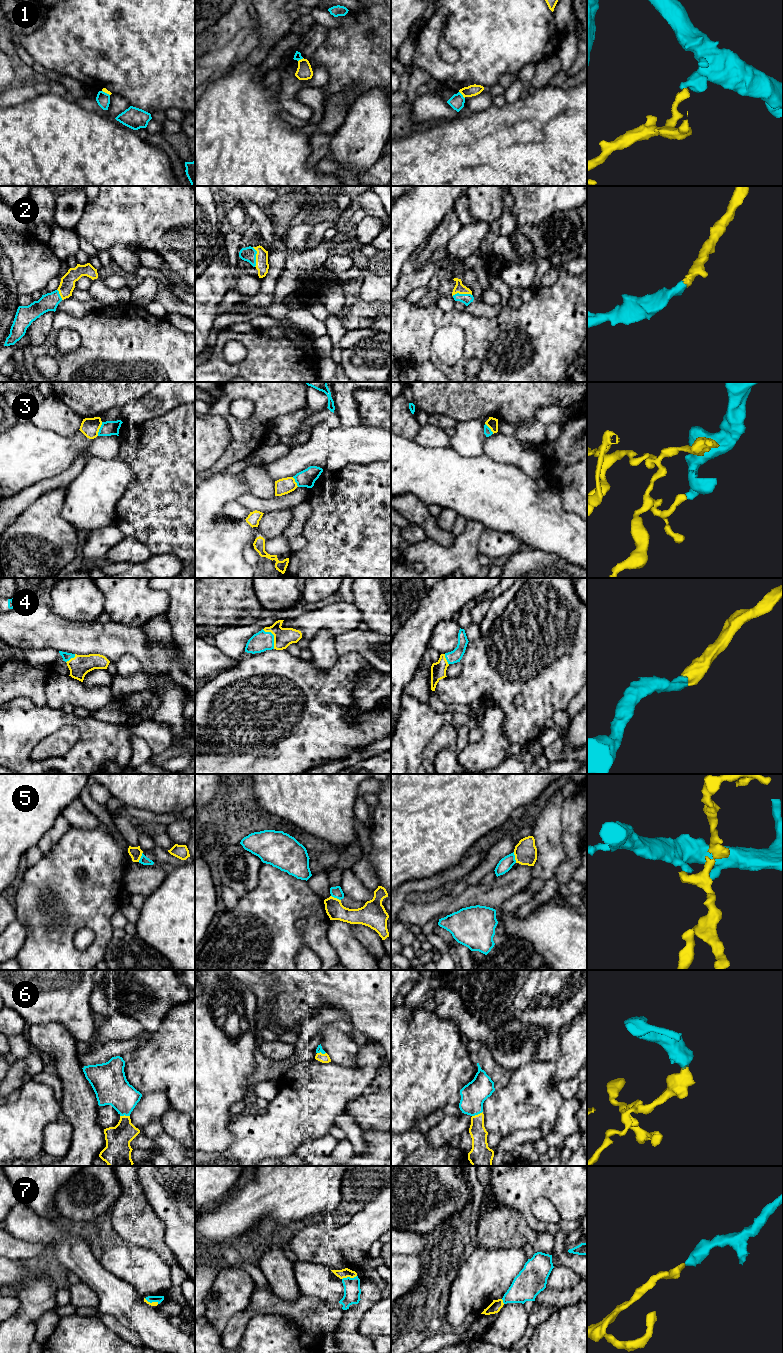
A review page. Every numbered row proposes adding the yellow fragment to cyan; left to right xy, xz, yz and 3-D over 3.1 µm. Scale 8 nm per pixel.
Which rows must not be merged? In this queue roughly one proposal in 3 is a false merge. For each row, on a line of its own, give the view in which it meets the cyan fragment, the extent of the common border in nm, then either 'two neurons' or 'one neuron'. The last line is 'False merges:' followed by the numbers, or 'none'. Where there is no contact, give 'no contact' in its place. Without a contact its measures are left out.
1: contact in yz; length 80 nm; two neurons
2: contact in xz; length 160 nm; one neuron
3: contact in xy; length 120 nm; two neurons
4: contact in xz; length 190 nm; one neuron
5: contact in yz; length 90 nm; two neurons
6: contact in yz; length 100 nm; one neuron
7: contact in xz; length 120 nm; one neuron
False merges: 1, 3, 5

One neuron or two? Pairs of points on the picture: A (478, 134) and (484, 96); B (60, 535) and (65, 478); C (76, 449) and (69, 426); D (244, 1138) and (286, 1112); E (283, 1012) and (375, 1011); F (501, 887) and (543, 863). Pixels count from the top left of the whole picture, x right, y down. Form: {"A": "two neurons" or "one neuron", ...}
{"A": "two neurons", "B": "two neurons", "C": "two neurons", "D": "one neuron", "E": "one neuron", "F": "two neurons"}

